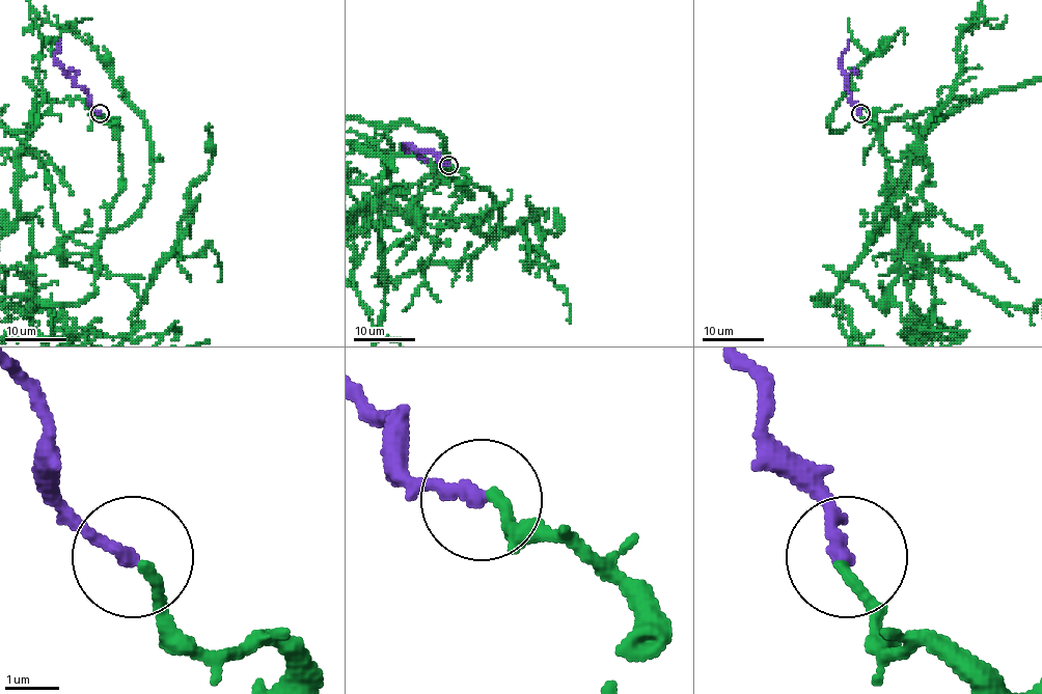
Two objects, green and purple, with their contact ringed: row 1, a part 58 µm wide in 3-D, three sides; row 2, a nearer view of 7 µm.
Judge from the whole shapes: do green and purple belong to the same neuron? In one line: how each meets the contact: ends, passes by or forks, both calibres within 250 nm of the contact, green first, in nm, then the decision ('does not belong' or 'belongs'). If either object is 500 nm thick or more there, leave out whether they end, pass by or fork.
green ends there; purple ends there; 200 nm thick on the green side, 280 nm on the other; belongs

